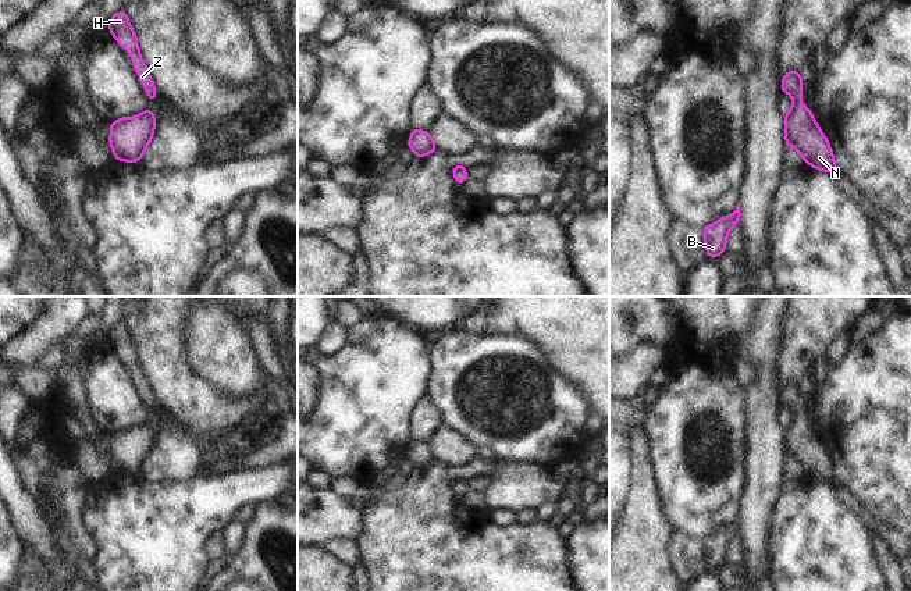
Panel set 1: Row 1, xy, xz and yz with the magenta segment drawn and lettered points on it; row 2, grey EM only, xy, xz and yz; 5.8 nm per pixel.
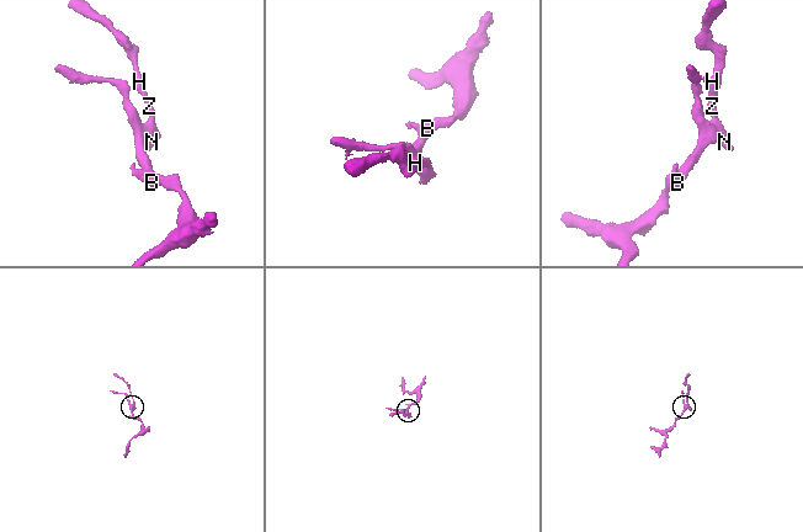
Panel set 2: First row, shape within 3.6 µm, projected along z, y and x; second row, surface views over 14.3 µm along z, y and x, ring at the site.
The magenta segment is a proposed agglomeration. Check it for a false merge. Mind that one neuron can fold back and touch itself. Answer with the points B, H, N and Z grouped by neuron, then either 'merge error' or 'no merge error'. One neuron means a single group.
groups B H N Z; no merge error

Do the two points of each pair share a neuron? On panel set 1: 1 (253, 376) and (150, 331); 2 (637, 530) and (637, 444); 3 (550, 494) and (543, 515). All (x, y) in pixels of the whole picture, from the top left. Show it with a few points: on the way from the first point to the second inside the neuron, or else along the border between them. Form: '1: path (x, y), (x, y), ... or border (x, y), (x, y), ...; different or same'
1: border (187, 313), (184, 345), (188, 365), (199, 377); different
2: path (641, 509), (641, 465); same
3: border (555, 502), (547, 502), (534, 509); different

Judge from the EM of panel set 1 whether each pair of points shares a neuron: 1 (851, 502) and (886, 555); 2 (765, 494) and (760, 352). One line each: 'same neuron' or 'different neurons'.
1: different neurons
2: same neuron

